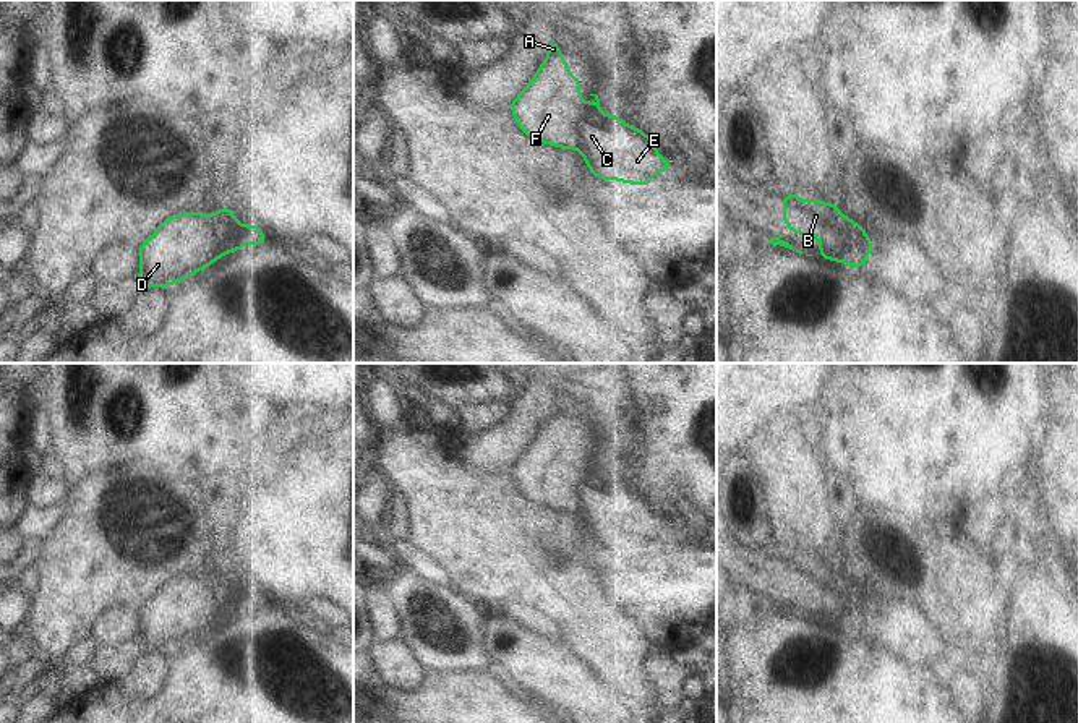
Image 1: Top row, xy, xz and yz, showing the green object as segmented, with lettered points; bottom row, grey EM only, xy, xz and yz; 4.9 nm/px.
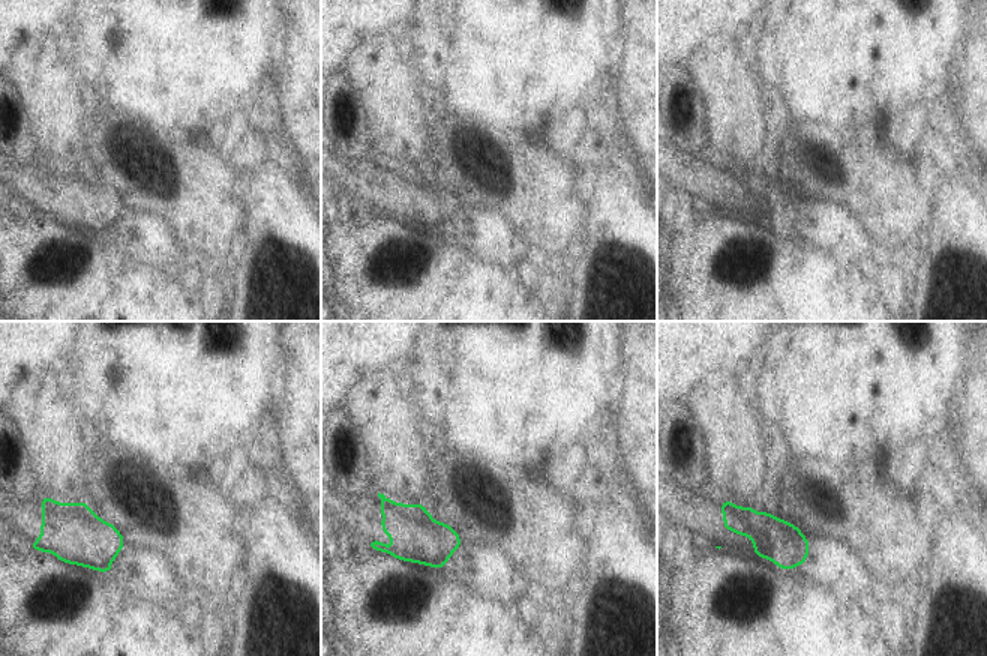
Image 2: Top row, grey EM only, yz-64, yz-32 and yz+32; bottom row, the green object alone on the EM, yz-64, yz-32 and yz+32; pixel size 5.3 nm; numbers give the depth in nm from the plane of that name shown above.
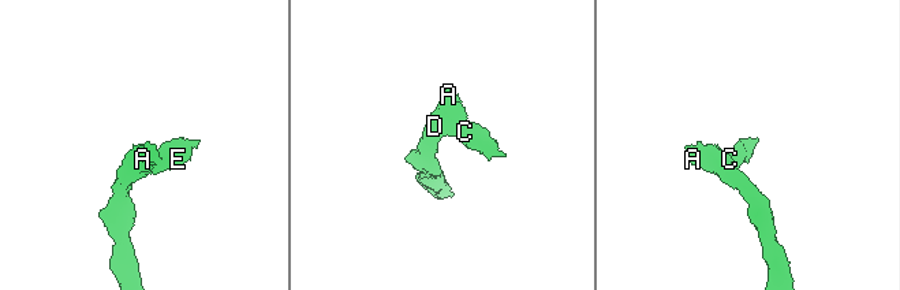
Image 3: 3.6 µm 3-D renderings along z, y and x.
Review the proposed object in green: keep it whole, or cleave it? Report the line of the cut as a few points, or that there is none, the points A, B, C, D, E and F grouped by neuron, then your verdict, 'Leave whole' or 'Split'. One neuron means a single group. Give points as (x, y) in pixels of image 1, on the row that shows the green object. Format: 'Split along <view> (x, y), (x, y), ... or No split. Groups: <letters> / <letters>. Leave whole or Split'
Split along xz (598, 111), (590, 119), (582, 119), (577, 124), (577, 148). Groups: A B D F / C E. Split

